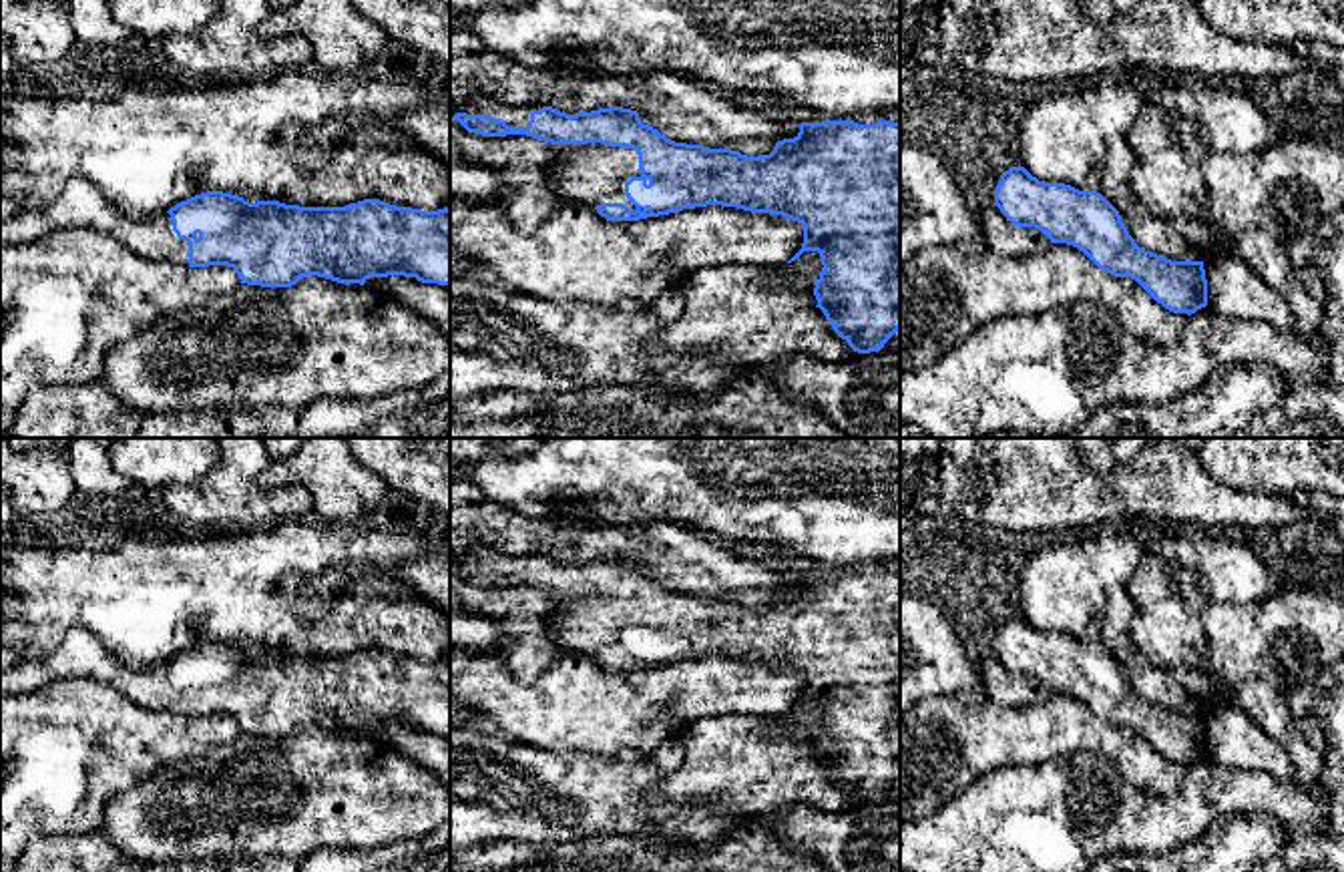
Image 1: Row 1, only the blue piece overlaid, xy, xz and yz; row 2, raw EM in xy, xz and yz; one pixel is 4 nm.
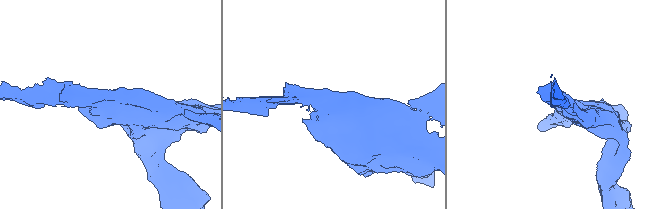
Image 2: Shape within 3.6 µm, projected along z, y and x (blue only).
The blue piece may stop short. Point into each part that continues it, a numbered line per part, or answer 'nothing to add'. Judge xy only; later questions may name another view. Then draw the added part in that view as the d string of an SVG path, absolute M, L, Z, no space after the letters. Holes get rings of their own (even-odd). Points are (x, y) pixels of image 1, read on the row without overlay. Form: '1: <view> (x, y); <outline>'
1: xy (79, 656); M84 629L68 631L52 653L2 673L2 691L34 691L64 677L98 679L139 705L189 715L189 693L177 687L167 661L151 669L131 669Z

